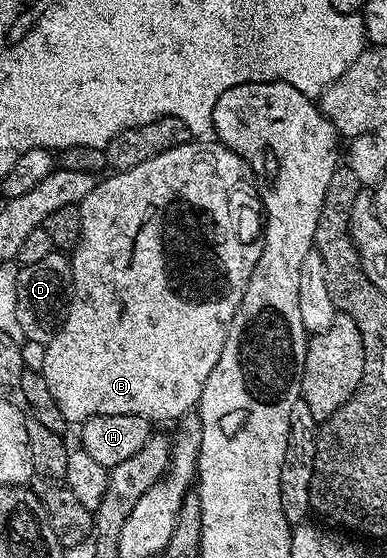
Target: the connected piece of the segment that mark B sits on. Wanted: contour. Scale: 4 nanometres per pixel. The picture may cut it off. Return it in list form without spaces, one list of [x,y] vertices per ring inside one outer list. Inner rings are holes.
[[[193,139],[182,147],[174,147],[170,151],[162,151],[162,155],[154,155],[154,159],[146,159],[146,163],[138,163],[138,167],[121,169],[108,176],[112,177],[106,178],[105,181],[104,178],[97,180],[94,191],[90,191],[90,195],[86,195],[86,199],[79,203],[82,235],[70,253],[72,297],[68,301],[68,314],[64,316],[60,330],[42,349],[42,372],[46,387],[50,387],[50,395],[54,395],[54,403],[58,403],[58,411],[62,411],[65,422],[68,423],[82,423],[98,415],[138,415],[150,423],[172,420],[175,422],[179,418],[189,416],[199,406],[202,387],[206,387],[206,379],[210,379],[210,371],[214,371],[214,363],[218,363],[222,347],[226,347],[226,335],[242,303],[242,295],[246,295],[250,275],[264,250],[262,206],[256,175],[239,155],[219,141]]]

